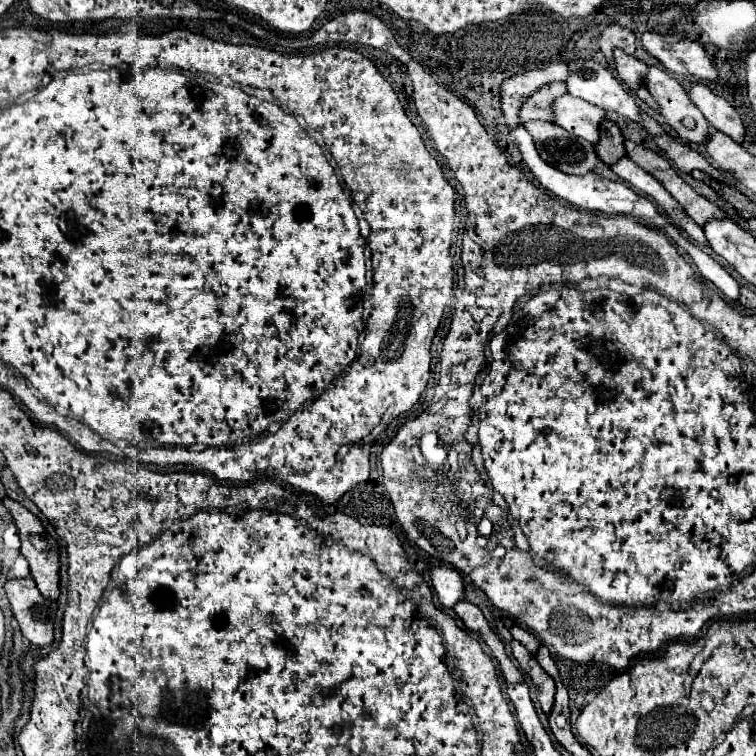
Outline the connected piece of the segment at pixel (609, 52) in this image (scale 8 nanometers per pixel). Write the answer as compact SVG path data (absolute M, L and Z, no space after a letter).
M611 23L611 25L607 25L607 27L603 29L603 33L601 33L601 37L599 37L599 47L601 47L605 59L607 59L609 63L613 63L613 49L619 47L619 49L623 49L625 53L633 55L633 53L635 53L635 39L637 39L637 37L635 37L633 31L625 29L625 27L617 25L617 23Z

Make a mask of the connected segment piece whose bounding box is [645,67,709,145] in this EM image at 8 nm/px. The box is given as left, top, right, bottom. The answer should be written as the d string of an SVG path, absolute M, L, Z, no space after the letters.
M649 67L645 85L659 105L659 115L665 119L665 125L671 127L677 139L683 139L687 145L701 145L707 139L709 123L689 101L689 95L679 81L659 67Z

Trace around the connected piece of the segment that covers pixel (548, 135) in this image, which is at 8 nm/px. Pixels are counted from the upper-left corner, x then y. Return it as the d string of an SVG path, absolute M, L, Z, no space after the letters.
M527 121L525 129L533 137L539 157L555 169L571 175L585 175L595 167L597 155L593 153L593 143L573 137L547 121Z

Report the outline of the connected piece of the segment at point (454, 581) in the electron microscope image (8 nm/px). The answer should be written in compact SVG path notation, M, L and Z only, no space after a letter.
M439 565L431 569L431 585L443 607L451 609L459 599L463 599L463 579L453 567Z

